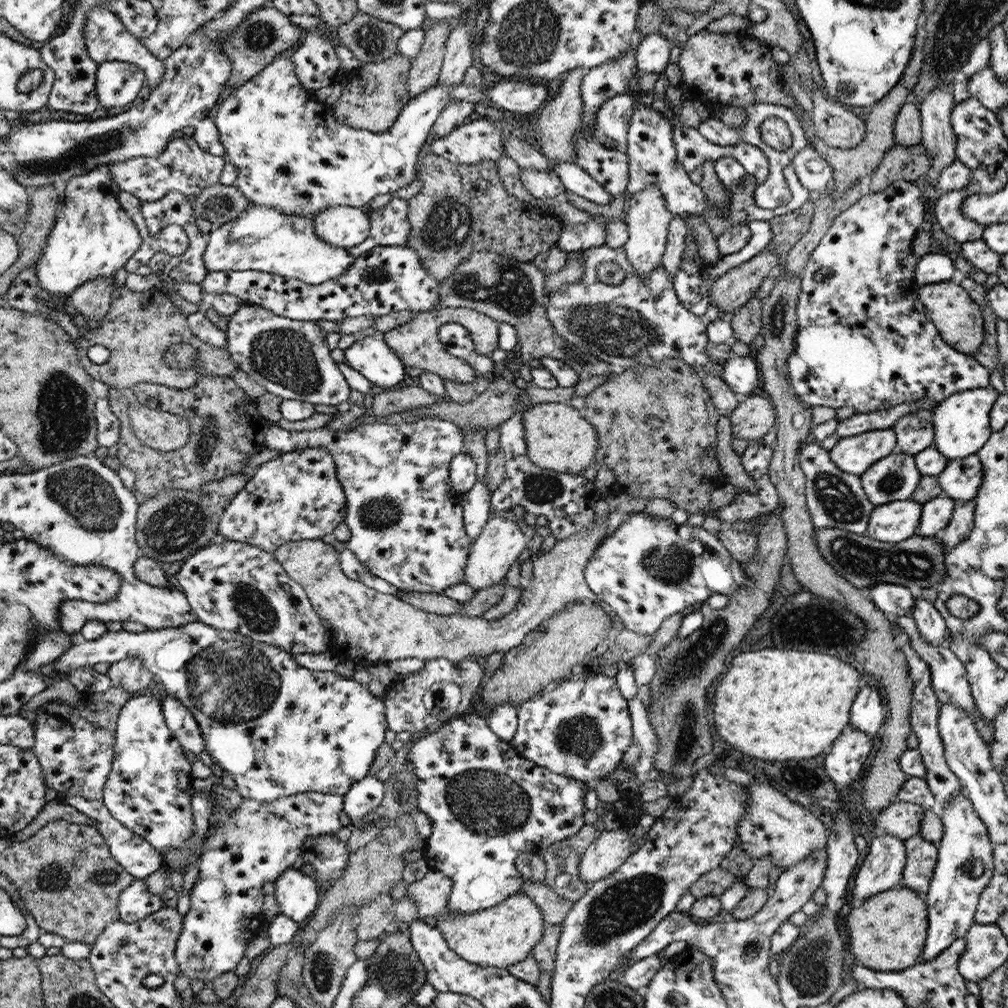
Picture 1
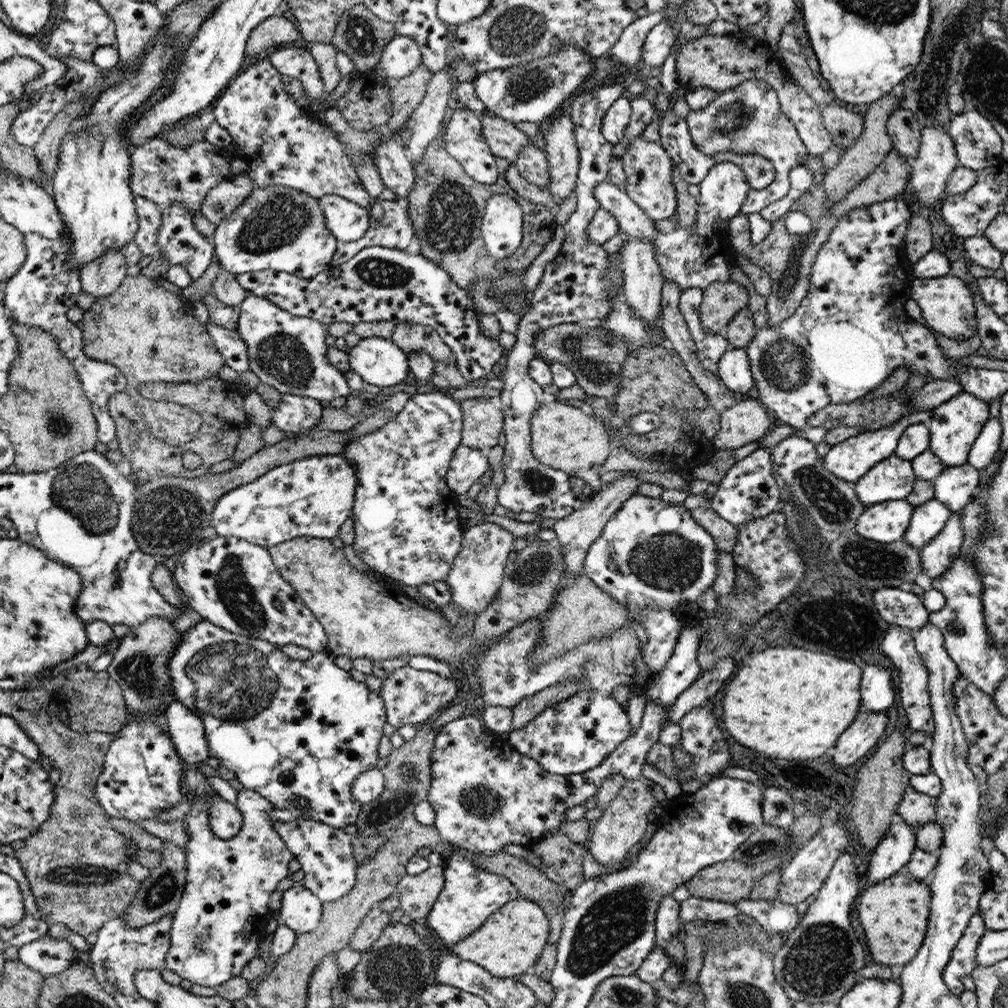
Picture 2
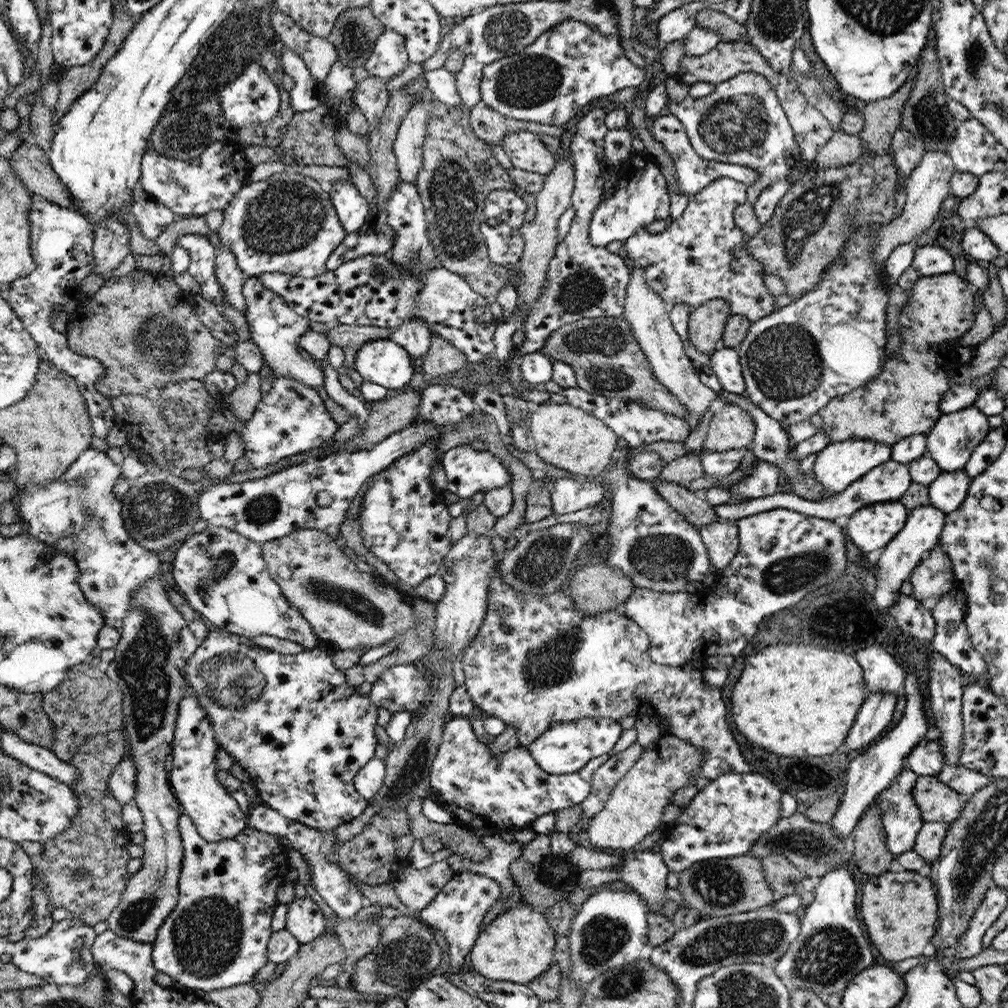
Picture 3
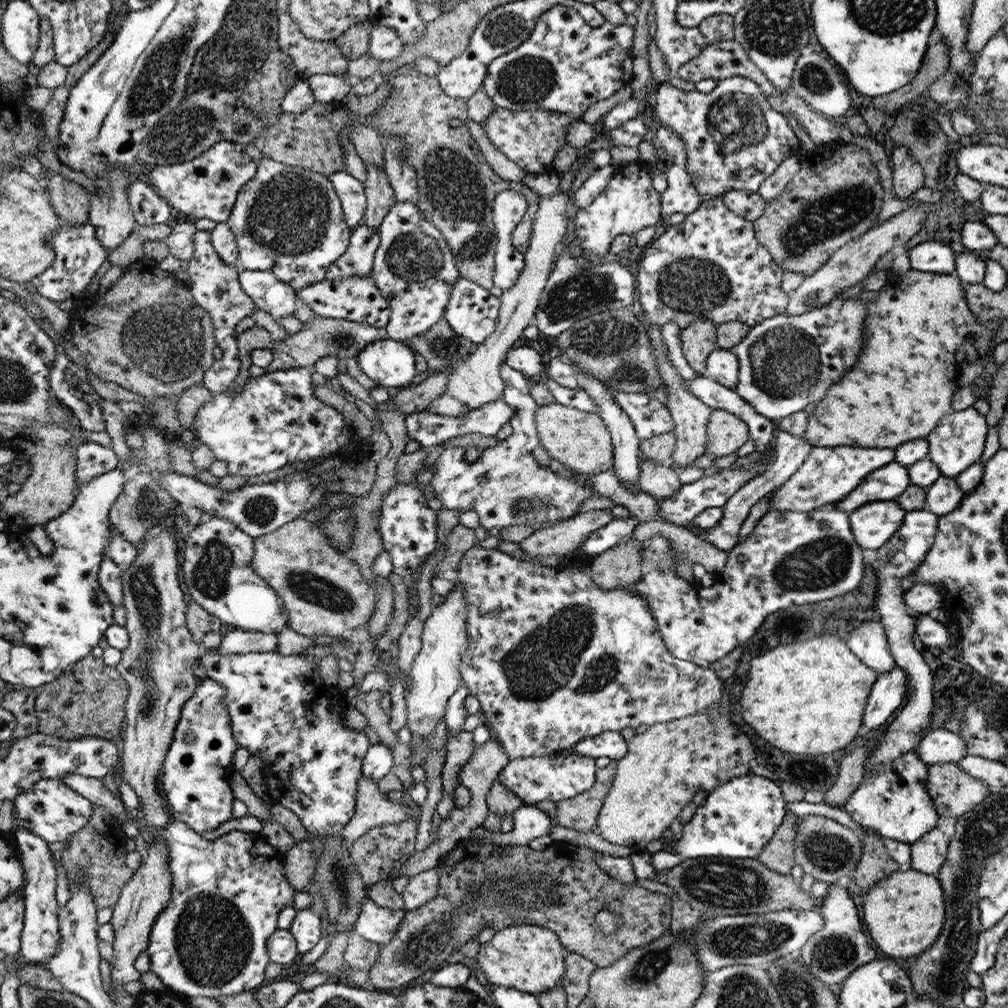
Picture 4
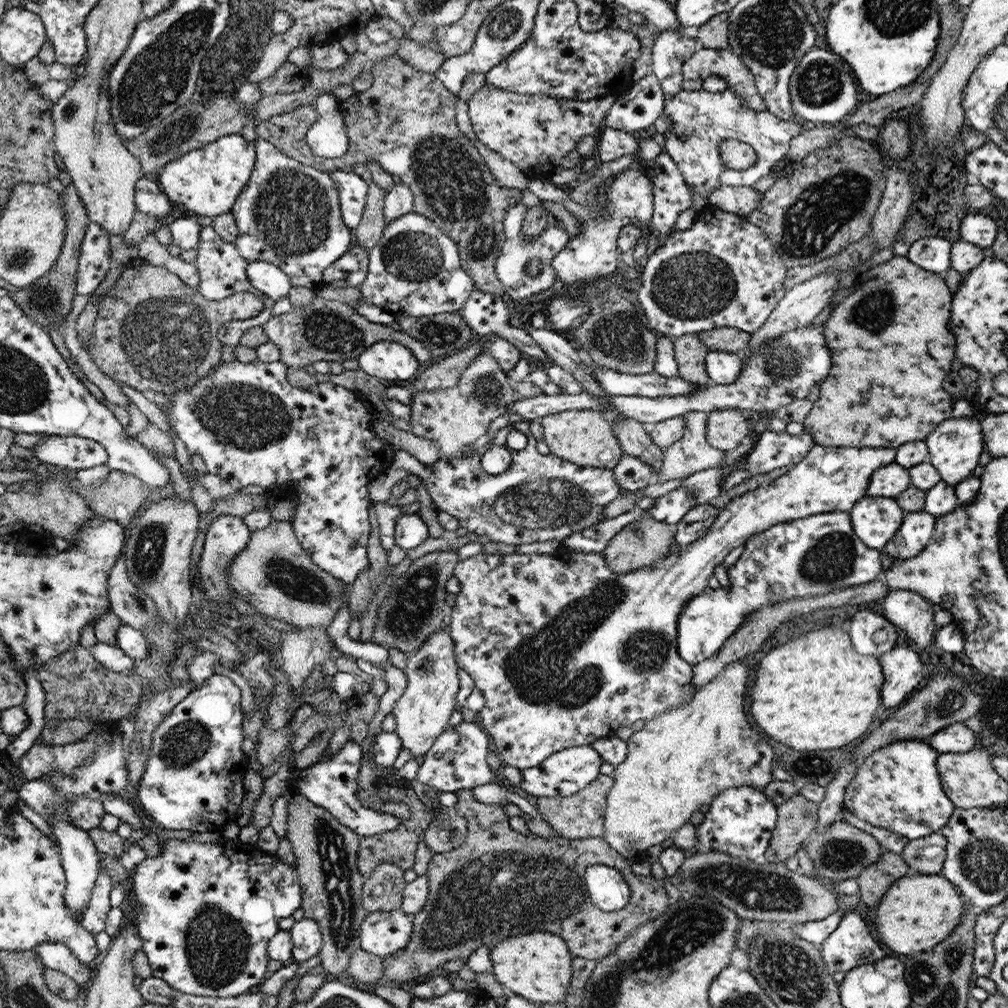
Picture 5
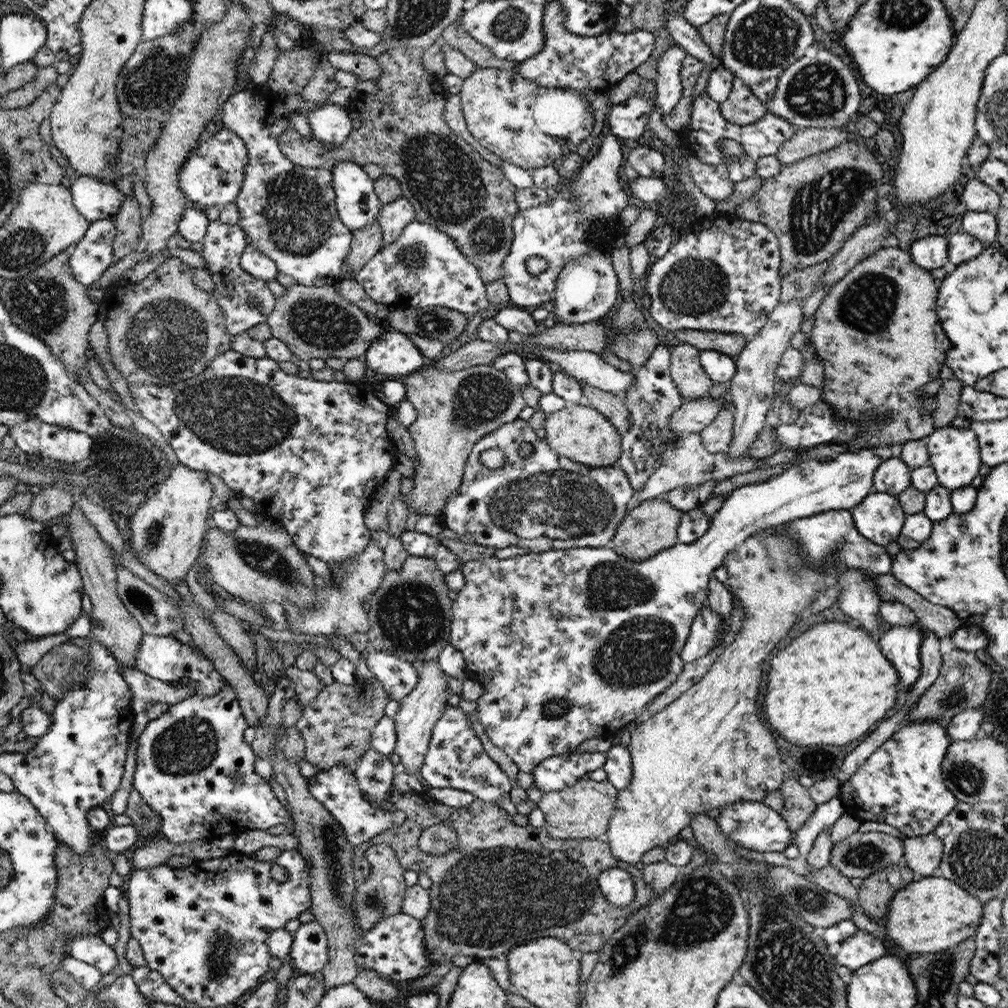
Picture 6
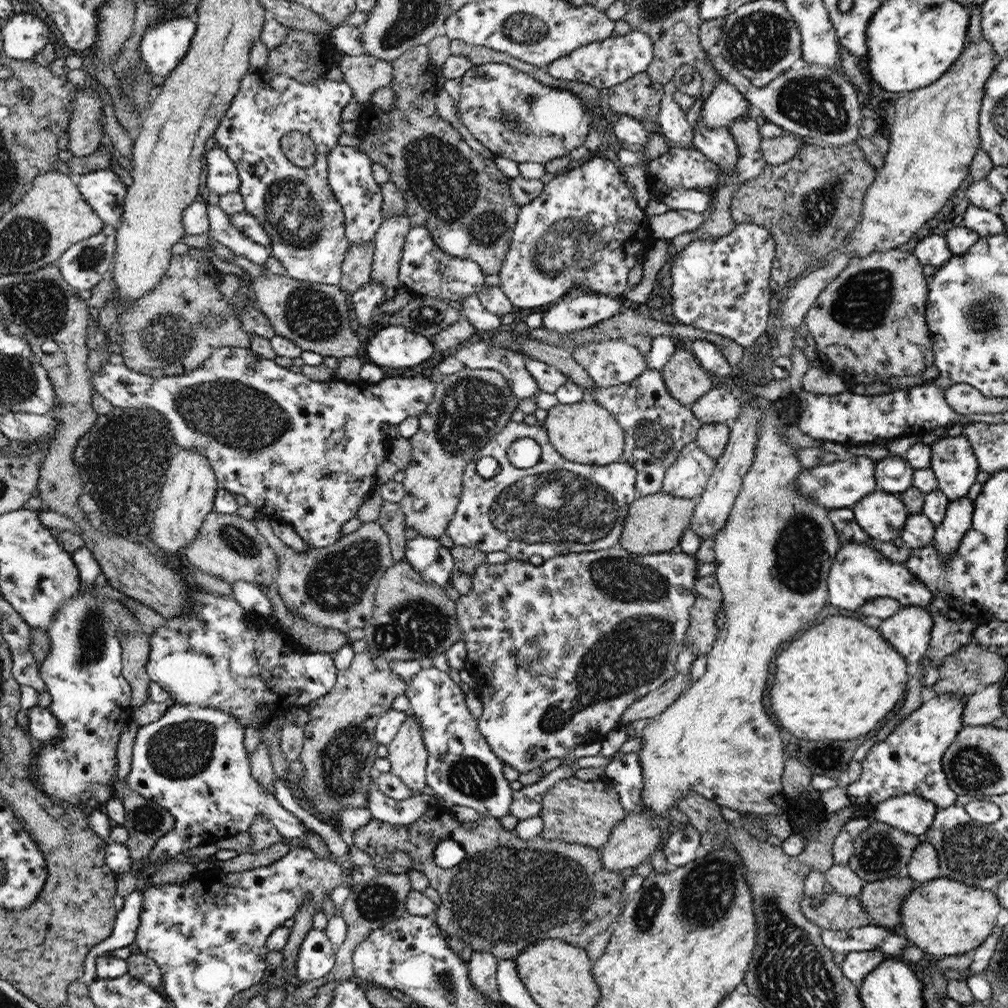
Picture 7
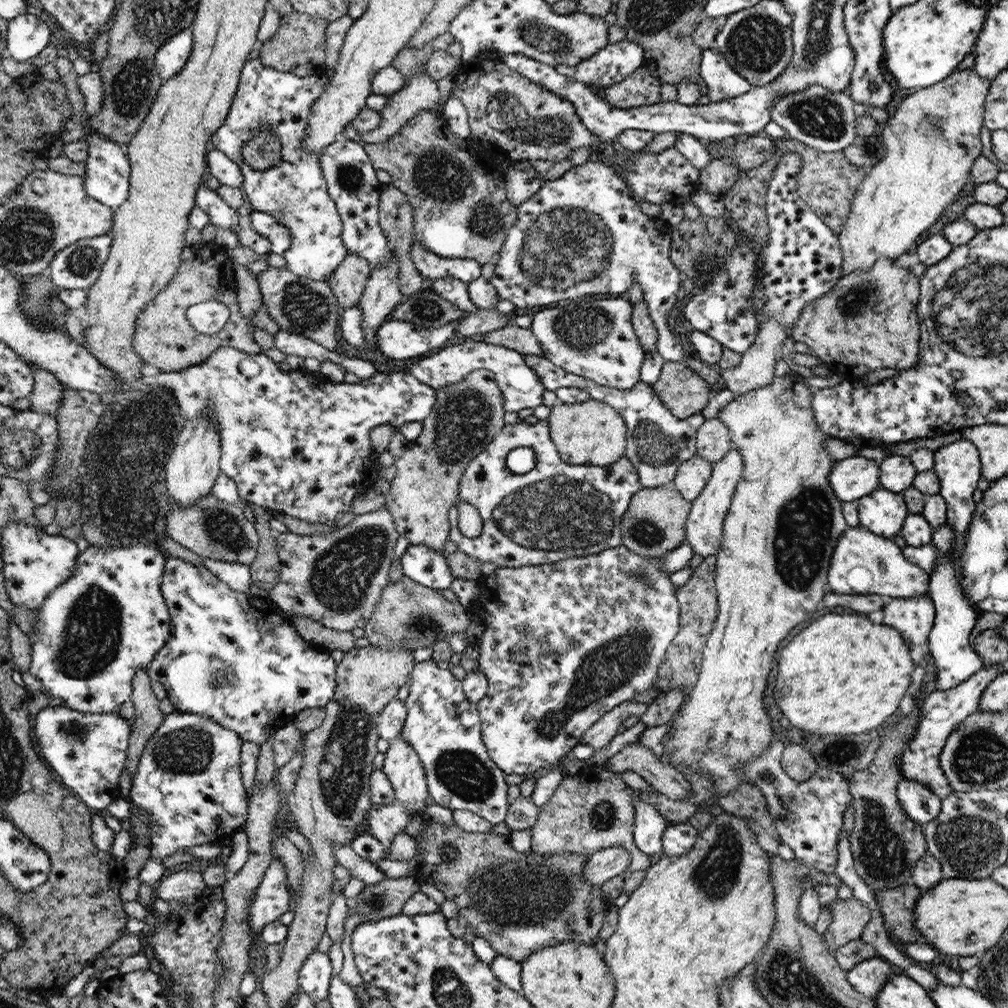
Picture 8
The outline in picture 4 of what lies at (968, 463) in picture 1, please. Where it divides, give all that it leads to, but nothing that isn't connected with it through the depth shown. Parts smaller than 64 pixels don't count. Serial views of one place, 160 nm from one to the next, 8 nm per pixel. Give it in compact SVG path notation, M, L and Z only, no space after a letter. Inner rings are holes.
M942 475L931 487L927 487L927 510L942 516L956 510L962 502L964 492L955 478Z

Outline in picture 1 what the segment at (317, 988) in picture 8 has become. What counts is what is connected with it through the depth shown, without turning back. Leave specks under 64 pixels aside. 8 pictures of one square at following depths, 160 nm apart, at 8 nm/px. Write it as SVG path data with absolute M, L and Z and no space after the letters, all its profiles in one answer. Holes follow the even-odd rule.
M294 867L287 868L275 880L275 890L274 897L280 905L280 912L298 924L308 918L319 903L314 878Z

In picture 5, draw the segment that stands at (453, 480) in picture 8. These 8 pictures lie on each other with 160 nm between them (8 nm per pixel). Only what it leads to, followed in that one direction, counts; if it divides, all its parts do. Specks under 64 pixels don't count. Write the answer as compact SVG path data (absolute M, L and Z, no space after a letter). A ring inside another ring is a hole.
M484 349L472 364L466 367L459 380L449 389L423 390L414 393L411 402L411 416L408 420L409 433L431 440L440 447L439 458L463 456L462 448L477 445L488 432L491 422L510 413L509 408L519 397L513 382L506 376L502 367L492 358L492 354Z

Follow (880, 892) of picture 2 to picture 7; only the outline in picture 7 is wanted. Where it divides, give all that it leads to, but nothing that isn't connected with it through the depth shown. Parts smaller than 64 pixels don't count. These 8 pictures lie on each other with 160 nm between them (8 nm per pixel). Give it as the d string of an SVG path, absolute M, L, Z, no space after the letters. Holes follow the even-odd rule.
M938 876L930 882L917 883L910 891L900 908L900 933L930 957L968 954L993 931L1000 910L1002 905L994 890L976 888Z

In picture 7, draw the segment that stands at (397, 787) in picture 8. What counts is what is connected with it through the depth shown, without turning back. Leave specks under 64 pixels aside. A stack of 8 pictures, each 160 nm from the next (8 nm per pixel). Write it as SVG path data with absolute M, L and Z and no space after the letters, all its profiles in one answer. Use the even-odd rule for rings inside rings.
M409 711L407 720L387 747L390 772L402 779L414 795L422 794L427 786L425 782L427 750L419 720L410 715Z

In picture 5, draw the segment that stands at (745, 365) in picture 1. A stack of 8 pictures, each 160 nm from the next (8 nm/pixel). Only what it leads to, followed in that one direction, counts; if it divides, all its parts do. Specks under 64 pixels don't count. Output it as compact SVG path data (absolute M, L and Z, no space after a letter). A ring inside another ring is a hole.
M708 352L705 357L705 369L713 384L732 384L741 373L743 362L736 353Z

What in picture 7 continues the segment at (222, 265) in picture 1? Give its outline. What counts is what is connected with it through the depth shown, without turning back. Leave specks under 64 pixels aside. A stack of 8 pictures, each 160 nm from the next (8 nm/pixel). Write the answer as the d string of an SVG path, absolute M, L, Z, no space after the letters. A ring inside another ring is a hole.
M258 69L244 76L238 94L214 134L212 144L229 153L239 169L239 193L245 204L245 212L251 213L269 233L271 256L286 268L286 274L294 280L328 285L338 285L340 282L340 264L343 264L350 241L345 235L342 205L328 184L327 156L339 145L338 137L342 133L340 113L353 99L354 90L344 81L323 78L303 84L283 73ZM290 131L306 133L315 142L317 159L312 166L300 168L285 156L282 138Z

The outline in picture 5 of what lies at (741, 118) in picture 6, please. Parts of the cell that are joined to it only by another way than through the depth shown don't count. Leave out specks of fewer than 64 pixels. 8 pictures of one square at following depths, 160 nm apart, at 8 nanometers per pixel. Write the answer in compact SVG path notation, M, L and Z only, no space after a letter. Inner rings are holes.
M729 46L725 49L698 50L682 65L685 80L702 82L708 76L717 75L743 98L743 105L756 112L766 111L764 99L757 93L754 76L743 60Z

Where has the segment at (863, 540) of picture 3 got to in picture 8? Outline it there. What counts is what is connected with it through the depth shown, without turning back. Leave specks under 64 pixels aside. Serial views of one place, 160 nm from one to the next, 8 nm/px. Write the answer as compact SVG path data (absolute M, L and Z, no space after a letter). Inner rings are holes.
M881 487L859 498L857 509L859 514L857 524L886 539L891 539L899 534L904 519L909 515L907 504L901 495Z

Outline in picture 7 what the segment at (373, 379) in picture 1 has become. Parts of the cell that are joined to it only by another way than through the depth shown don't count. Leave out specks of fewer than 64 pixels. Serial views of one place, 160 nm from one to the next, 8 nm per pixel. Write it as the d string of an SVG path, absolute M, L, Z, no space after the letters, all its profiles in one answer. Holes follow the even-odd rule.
M388 325L368 342L365 359L380 367L412 368L430 359L434 352L430 337Z

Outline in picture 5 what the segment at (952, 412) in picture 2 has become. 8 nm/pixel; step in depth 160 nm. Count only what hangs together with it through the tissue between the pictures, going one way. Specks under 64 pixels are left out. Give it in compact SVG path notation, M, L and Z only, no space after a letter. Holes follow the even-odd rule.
M948 418L932 429L924 441L928 449L928 462L934 465L942 481L954 486L973 474L980 454L984 452L983 432L980 421L975 418Z

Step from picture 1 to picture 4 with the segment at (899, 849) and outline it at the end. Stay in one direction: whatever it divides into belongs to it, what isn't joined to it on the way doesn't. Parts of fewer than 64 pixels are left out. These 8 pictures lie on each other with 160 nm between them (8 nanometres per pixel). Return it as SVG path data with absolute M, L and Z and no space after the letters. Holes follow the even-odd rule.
M915 751L884 763L876 769L876 776L865 776L856 791L843 806L862 828L870 828L882 837L912 845L924 834L937 828L940 815L928 793L928 768Z

